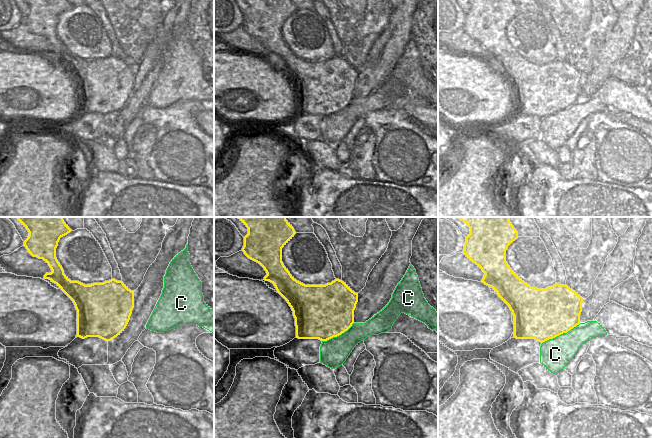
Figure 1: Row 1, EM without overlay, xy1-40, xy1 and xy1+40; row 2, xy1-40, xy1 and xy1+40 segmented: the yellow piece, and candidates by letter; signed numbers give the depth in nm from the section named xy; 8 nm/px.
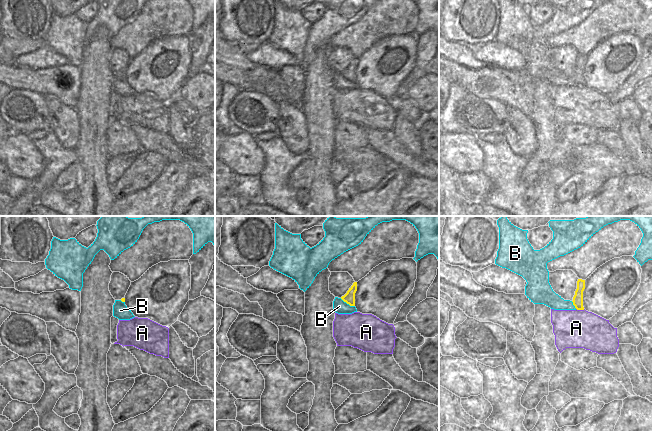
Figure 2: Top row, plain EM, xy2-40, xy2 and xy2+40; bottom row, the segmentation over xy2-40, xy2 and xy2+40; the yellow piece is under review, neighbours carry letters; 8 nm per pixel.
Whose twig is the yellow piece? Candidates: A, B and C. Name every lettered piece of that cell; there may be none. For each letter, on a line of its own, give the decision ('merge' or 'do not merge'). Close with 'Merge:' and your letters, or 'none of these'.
A: merge
B: do not merge
C: do not merge
Merge: A

